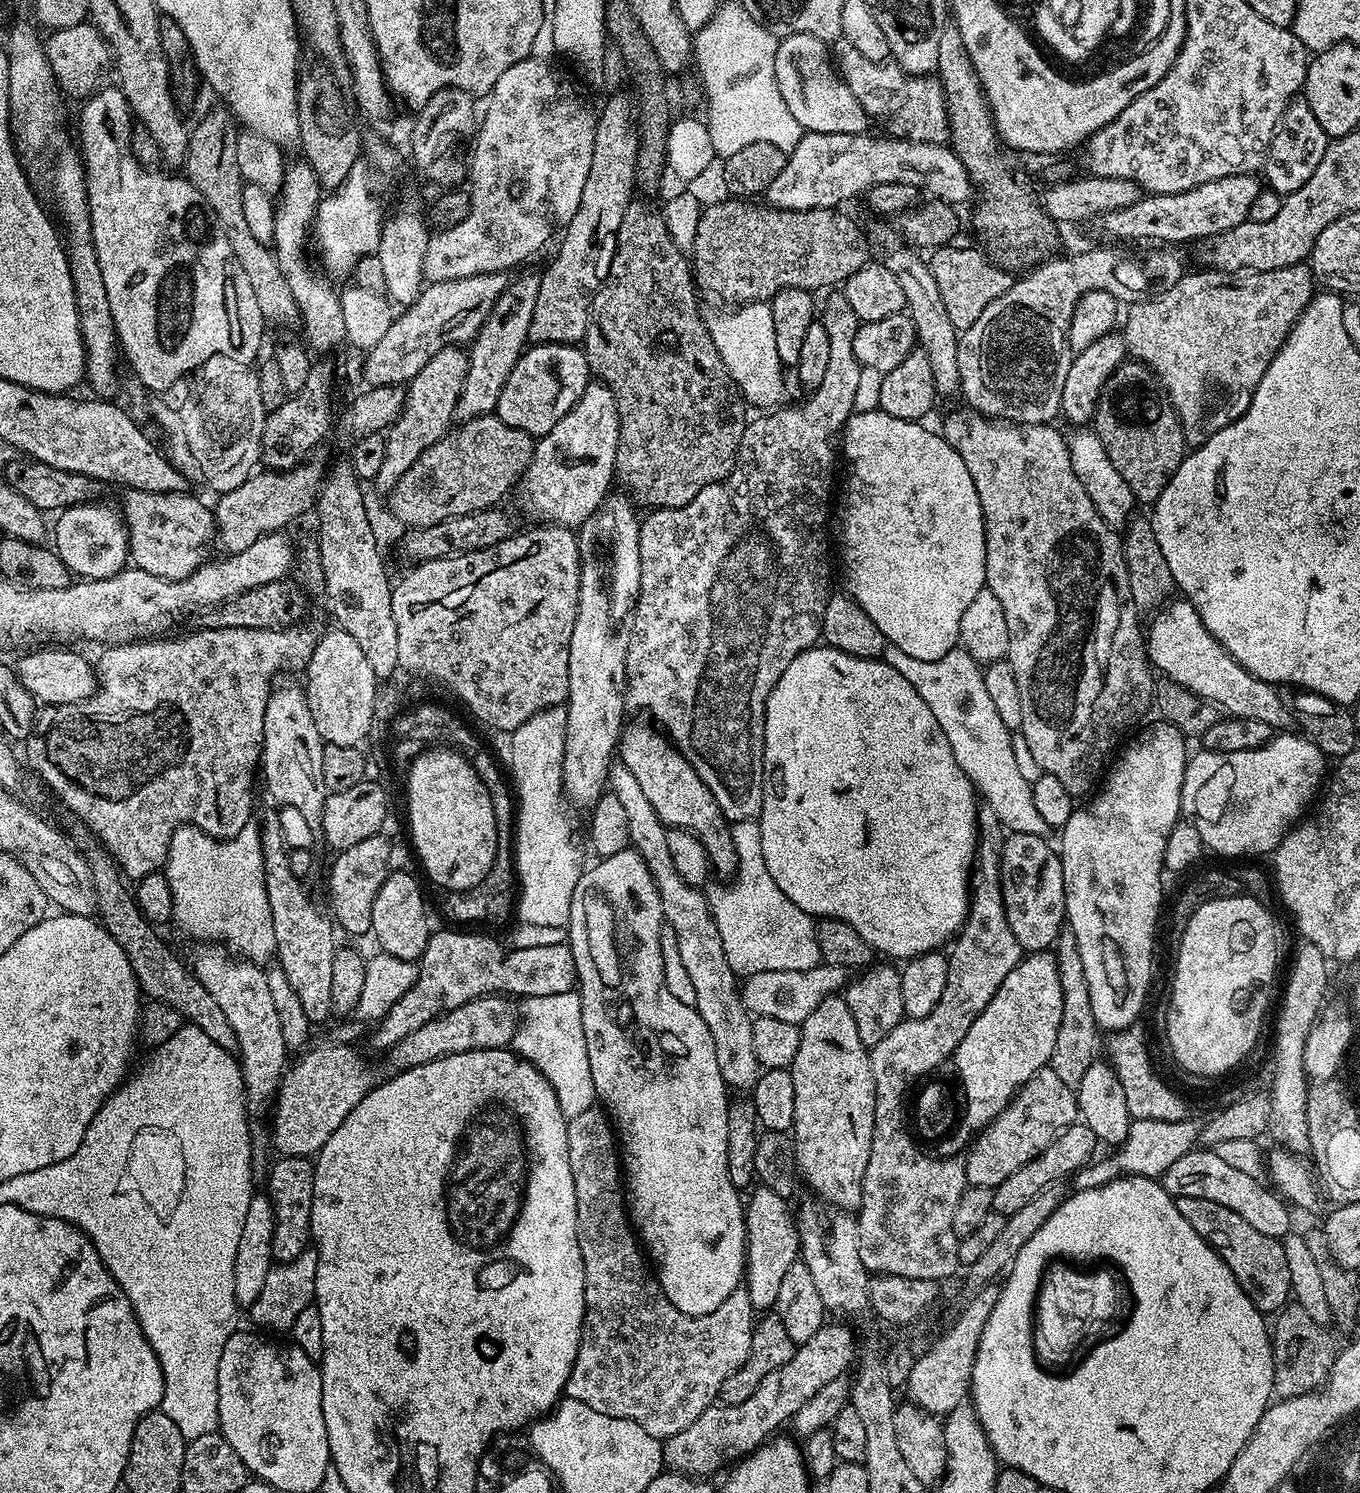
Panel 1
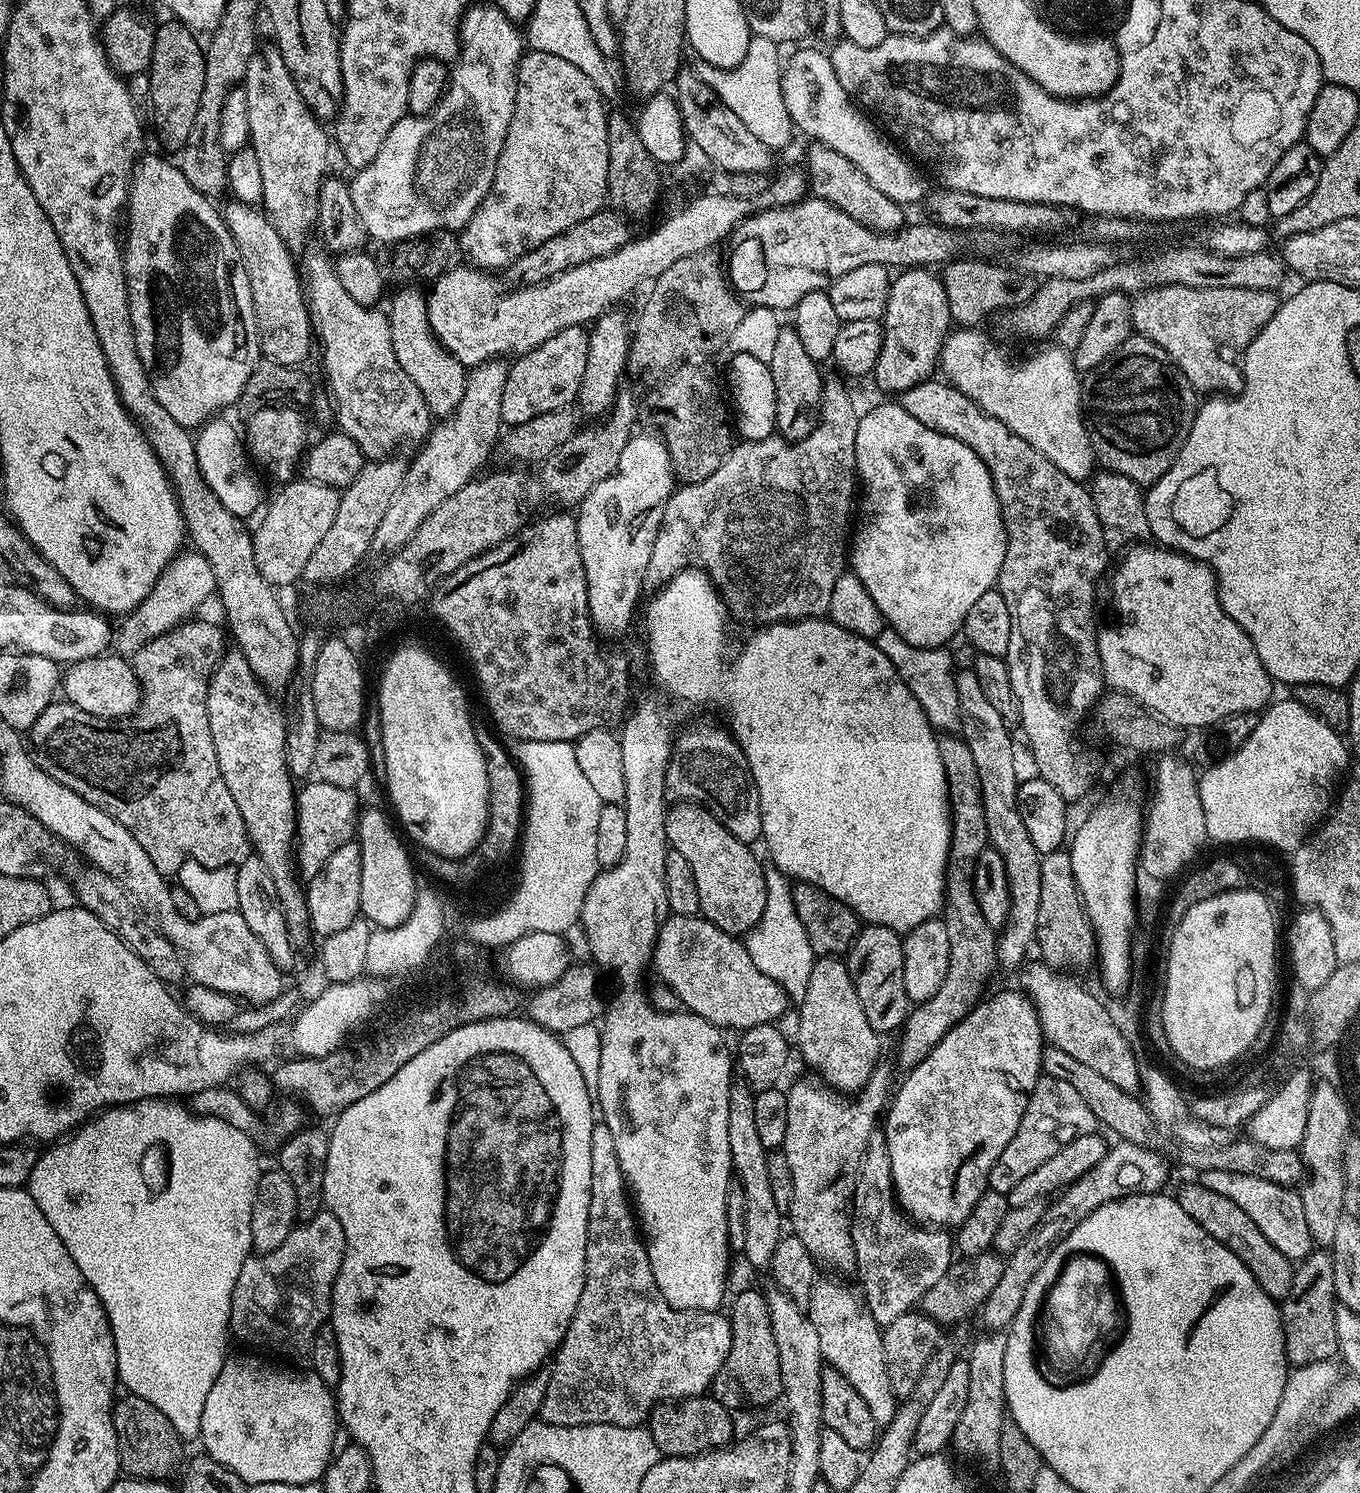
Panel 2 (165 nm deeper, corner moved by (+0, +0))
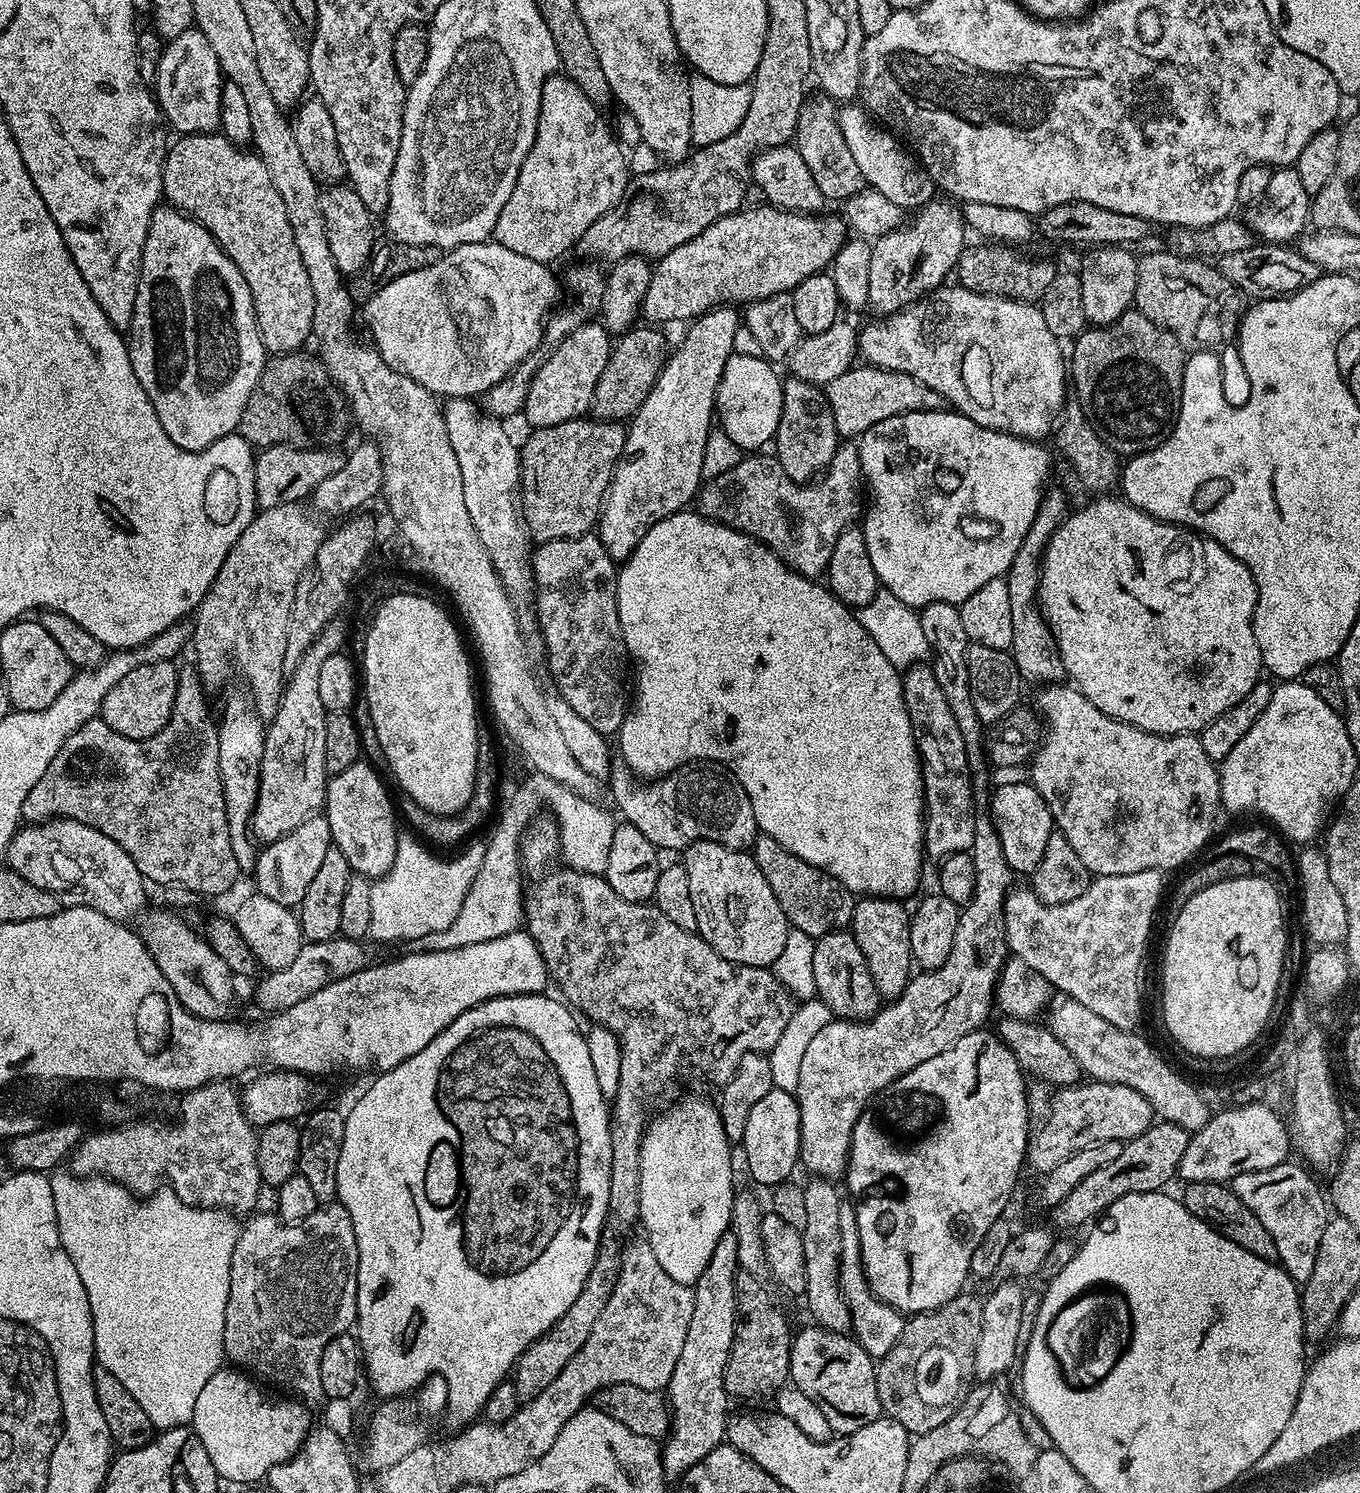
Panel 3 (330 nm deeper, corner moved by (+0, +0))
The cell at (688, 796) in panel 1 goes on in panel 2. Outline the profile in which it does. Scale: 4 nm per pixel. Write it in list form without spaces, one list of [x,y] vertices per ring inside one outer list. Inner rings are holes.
[[[695,802],[673,803],[667,809],[664,825],[671,851],[684,855],[686,862],[690,862],[690,871],[694,873],[694,883],[698,889],[700,915],[734,937],[747,934],[755,928],[766,910],[767,886],[764,877],[765,865],[751,852],[753,849],[734,838],[734,834],[730,834],[730,830],[726,830],[726,826],[722,826],[722,822],[714,818],[709,808],[702,808]]]

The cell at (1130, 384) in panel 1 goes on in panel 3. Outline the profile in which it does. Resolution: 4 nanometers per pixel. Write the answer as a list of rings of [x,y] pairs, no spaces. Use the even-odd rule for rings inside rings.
[[[1130,310],[1109,324],[1088,326],[1074,340],[1070,348],[1070,380],[1080,409],[1086,414],[1090,426],[1121,458],[1131,458],[1140,452],[1157,448],[1171,434],[1180,412],[1182,378],[1186,349],[1170,330],[1150,322],[1146,314]]]

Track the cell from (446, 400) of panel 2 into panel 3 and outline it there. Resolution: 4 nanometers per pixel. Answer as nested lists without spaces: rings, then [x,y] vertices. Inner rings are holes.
[[[451,397],[445,401],[442,411],[450,446],[457,455],[458,468],[462,477],[462,496],[465,499],[466,510],[470,520],[482,539],[483,548],[494,564],[495,572],[499,574],[504,589],[514,602],[516,616],[519,618],[520,631],[525,637],[535,637],[538,632],[538,621],[531,598],[535,593],[535,576],[532,572],[531,553],[532,542],[522,517],[522,501],[520,499],[520,451],[507,430],[502,426],[503,421],[497,417],[485,414],[481,407],[469,397]]]

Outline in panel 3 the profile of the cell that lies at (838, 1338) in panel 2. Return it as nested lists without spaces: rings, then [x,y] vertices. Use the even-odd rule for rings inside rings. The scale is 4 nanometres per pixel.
[[[812,1178],[809,1181],[809,1184],[803,1185],[806,1194],[806,1225],[801,1228],[800,1235],[806,1259],[807,1290],[804,1302],[817,1327],[845,1333],[851,1325],[852,1316],[849,1314],[848,1301],[844,1297],[840,1284],[842,1197],[836,1193],[837,1185],[831,1180]]]

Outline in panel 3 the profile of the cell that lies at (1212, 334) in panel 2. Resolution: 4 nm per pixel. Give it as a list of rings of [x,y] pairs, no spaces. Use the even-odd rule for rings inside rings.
[[[1172,250],[1167,251],[1148,252],[1137,259],[1138,286],[1134,301],[1135,311],[1146,314],[1146,318],[1150,318],[1150,322],[1173,332],[1178,338],[1178,342],[1192,352],[1216,350],[1219,349],[1219,344],[1224,344],[1227,340],[1235,341],[1241,319],[1246,311],[1245,297],[1240,289],[1235,288],[1224,277],[1219,267],[1212,265],[1211,268],[1210,265],[1203,264],[1200,258],[1181,256]]]

